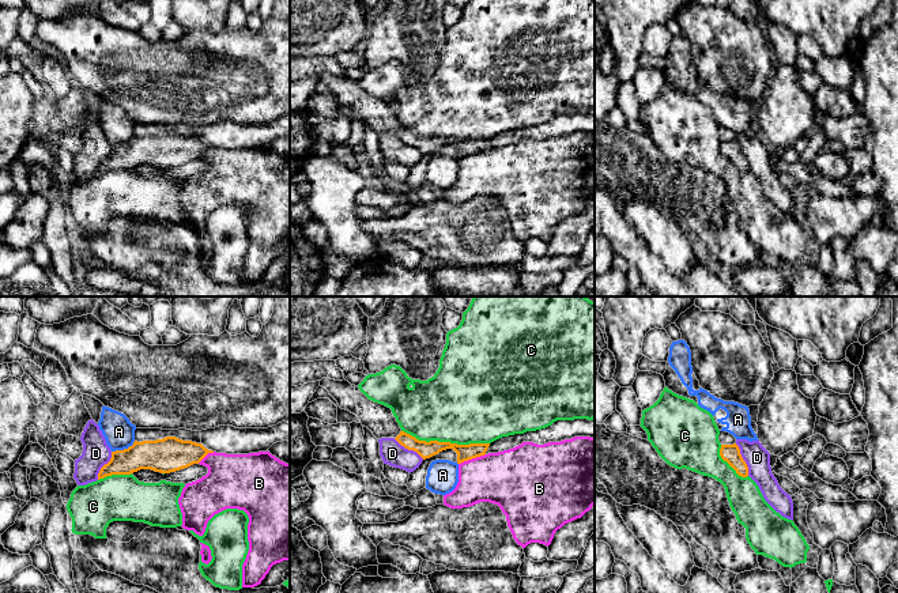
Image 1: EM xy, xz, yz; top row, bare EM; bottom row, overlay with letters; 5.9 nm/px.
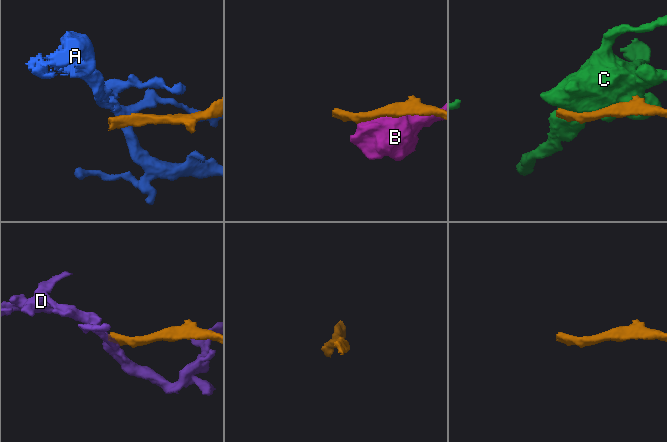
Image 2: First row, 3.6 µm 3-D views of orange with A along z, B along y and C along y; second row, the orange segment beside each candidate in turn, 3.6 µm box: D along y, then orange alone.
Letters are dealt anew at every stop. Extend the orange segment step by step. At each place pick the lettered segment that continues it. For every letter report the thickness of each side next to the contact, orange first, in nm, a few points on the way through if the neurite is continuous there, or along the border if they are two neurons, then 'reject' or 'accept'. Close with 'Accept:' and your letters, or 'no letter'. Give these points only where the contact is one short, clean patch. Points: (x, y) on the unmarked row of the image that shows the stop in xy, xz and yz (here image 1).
A: calibres 200 and 180 nm; border xy (135, 136), (127, 143), (112, 147); reject
B: calibres 100 and 320 nm; reject
C: calibres 100 and 480 nm; reject
D: calibres 110 and 150 nm; border yz (735, 139), (749, 170); reject
Accept: no letter

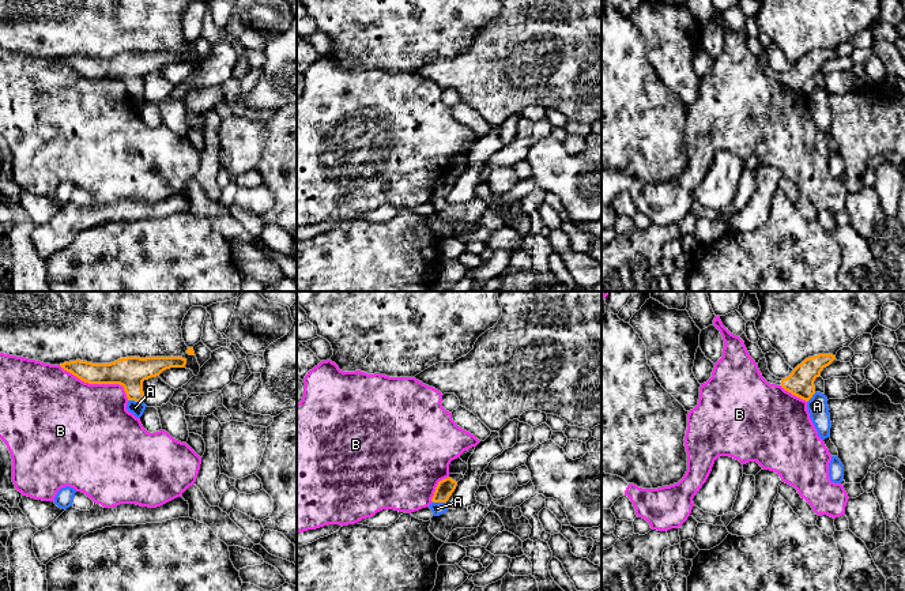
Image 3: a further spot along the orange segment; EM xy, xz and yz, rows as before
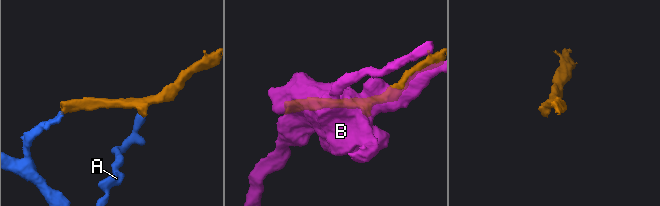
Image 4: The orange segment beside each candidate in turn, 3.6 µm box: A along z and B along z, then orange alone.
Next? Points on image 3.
A: calibres 180 and 80 nm; border xy (128, 94), (143, 97); reject
B: calibres 180 and 480 nm; reject
Accept: no letter

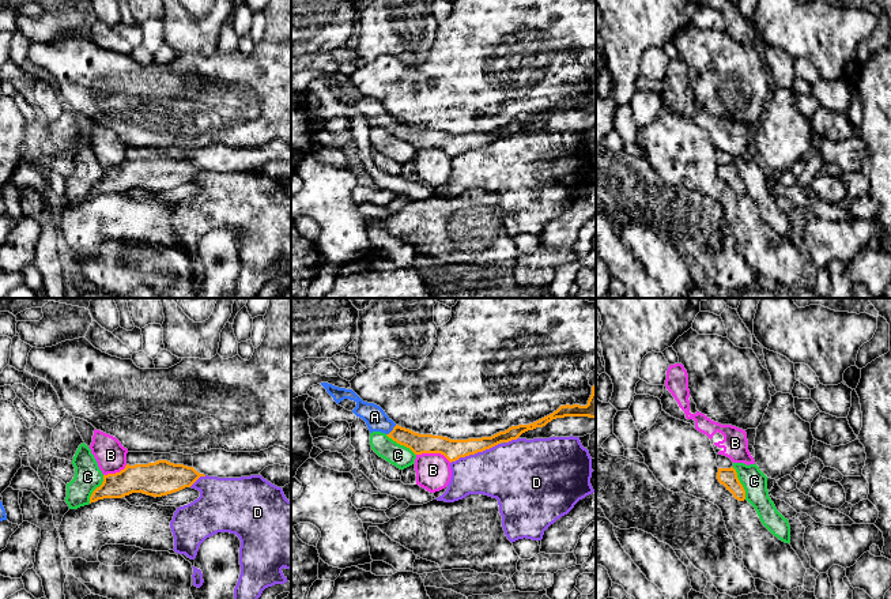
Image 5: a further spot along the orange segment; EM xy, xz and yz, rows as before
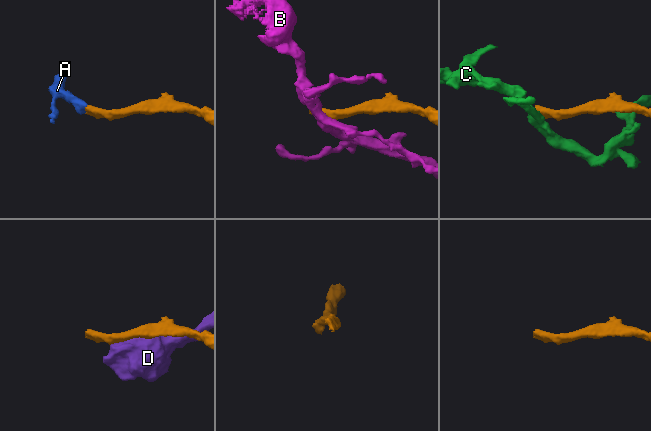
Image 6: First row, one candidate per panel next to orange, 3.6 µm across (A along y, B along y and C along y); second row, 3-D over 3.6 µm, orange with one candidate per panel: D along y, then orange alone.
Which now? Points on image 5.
A: calibres 120 and 130 nm; way xz (419, 139), (392, 125), (374, 112); accept
B: calibres 120 and 200 nm; border xz (416, 149), (442, 149), (450, 157); reject
C: calibres 110 and 150 nm; border yz (732, 162), (746, 193); reject
D: calibres 120 and 360 nm; reject
Accept: A

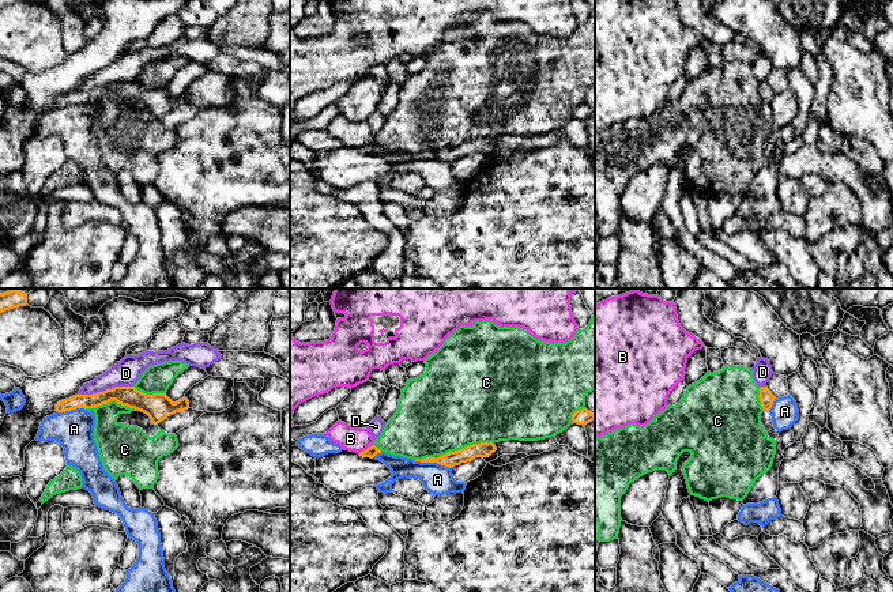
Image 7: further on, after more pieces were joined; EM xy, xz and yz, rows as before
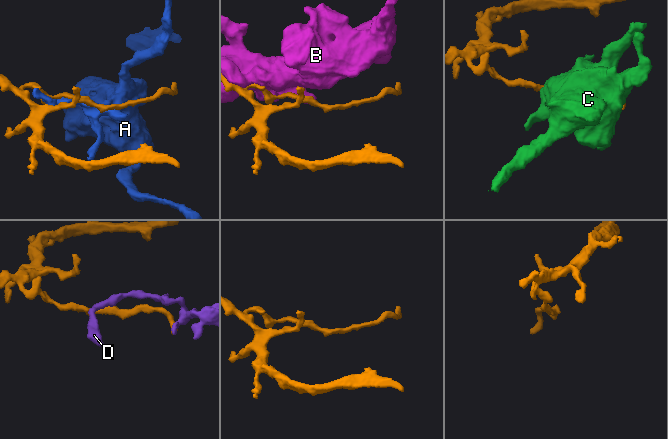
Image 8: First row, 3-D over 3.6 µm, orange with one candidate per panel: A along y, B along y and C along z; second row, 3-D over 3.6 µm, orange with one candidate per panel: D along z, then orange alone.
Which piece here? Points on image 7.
A: calibres 90 and 180 nm; reject
B: calibres 70 and 140 nm; reject
C: calibres 90 and 500 nm; reject
D: calibres 120 and 160 nm; reject
Accept: no letter

